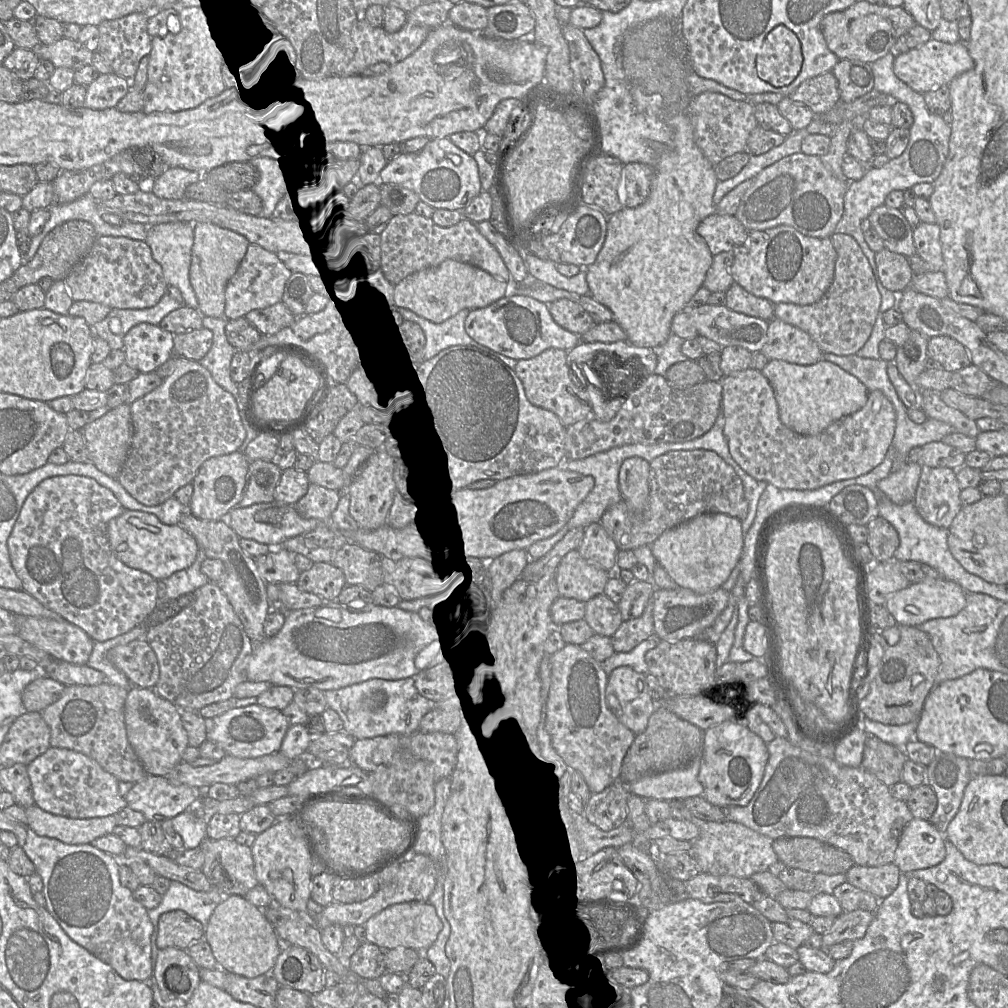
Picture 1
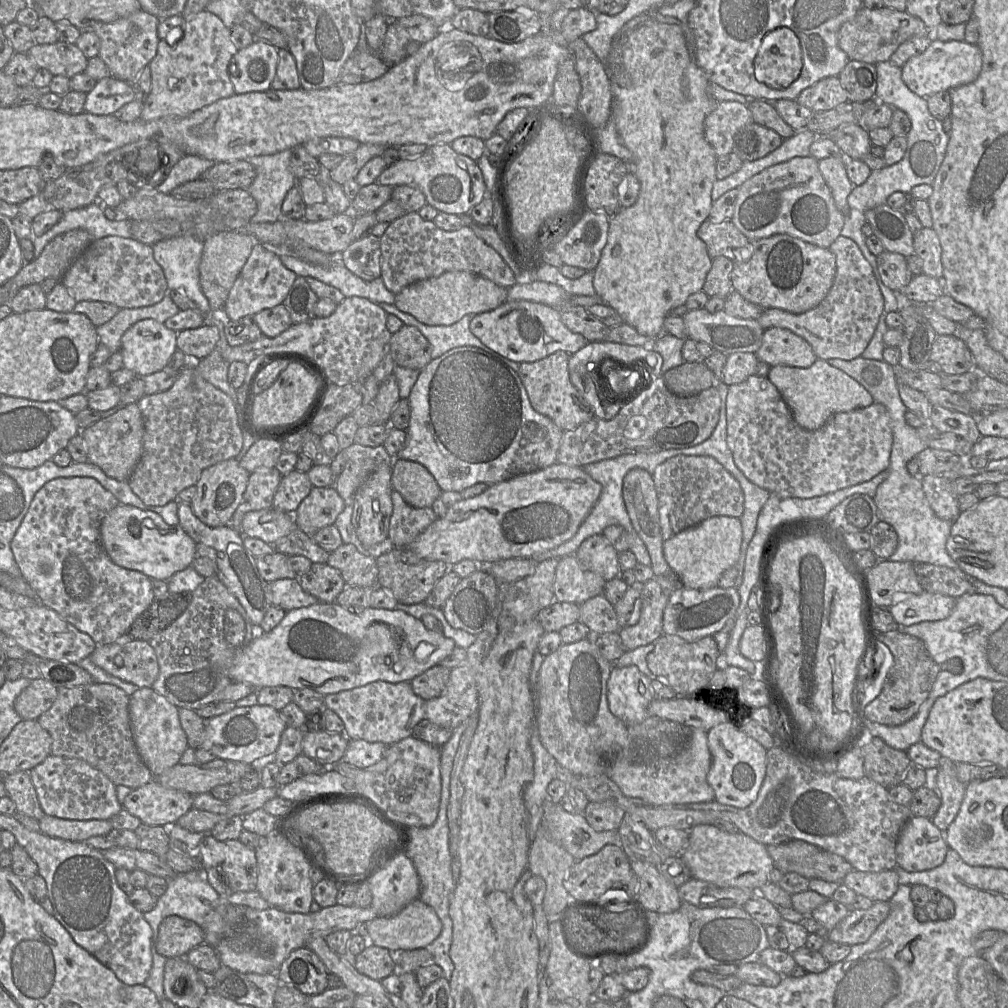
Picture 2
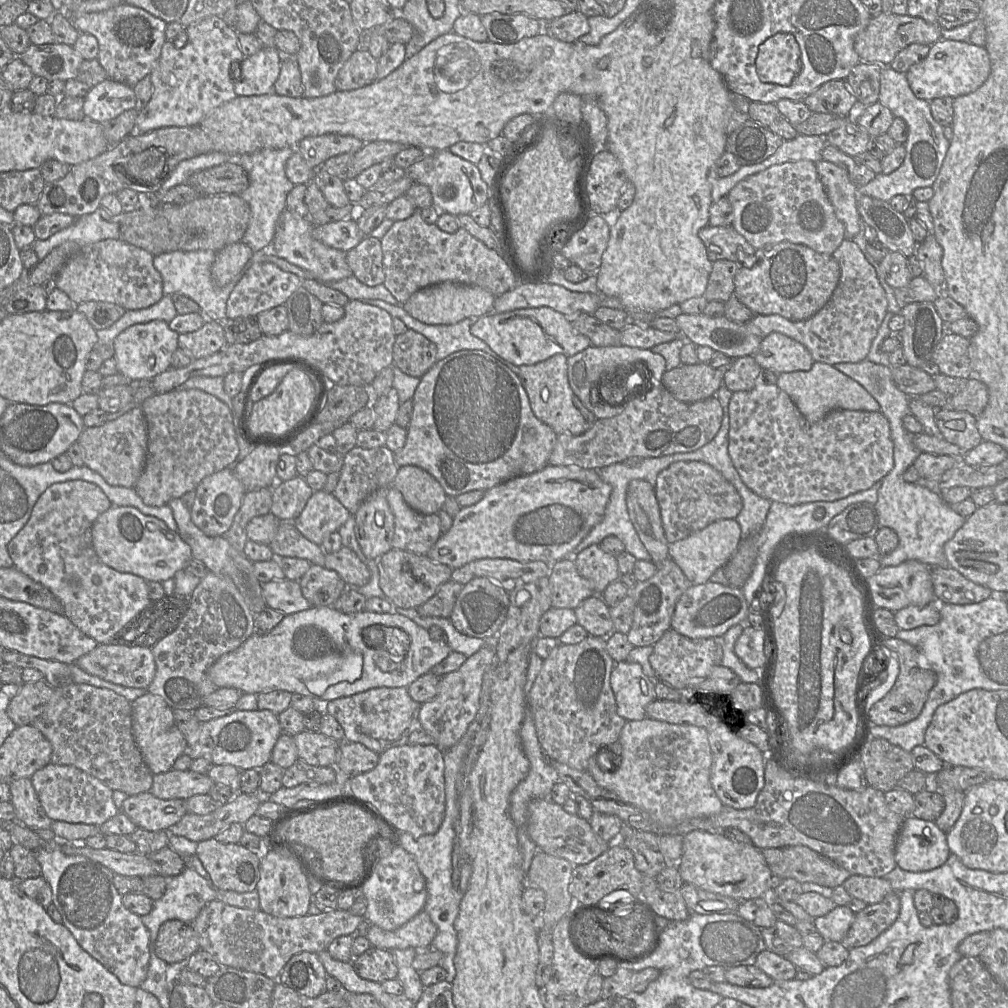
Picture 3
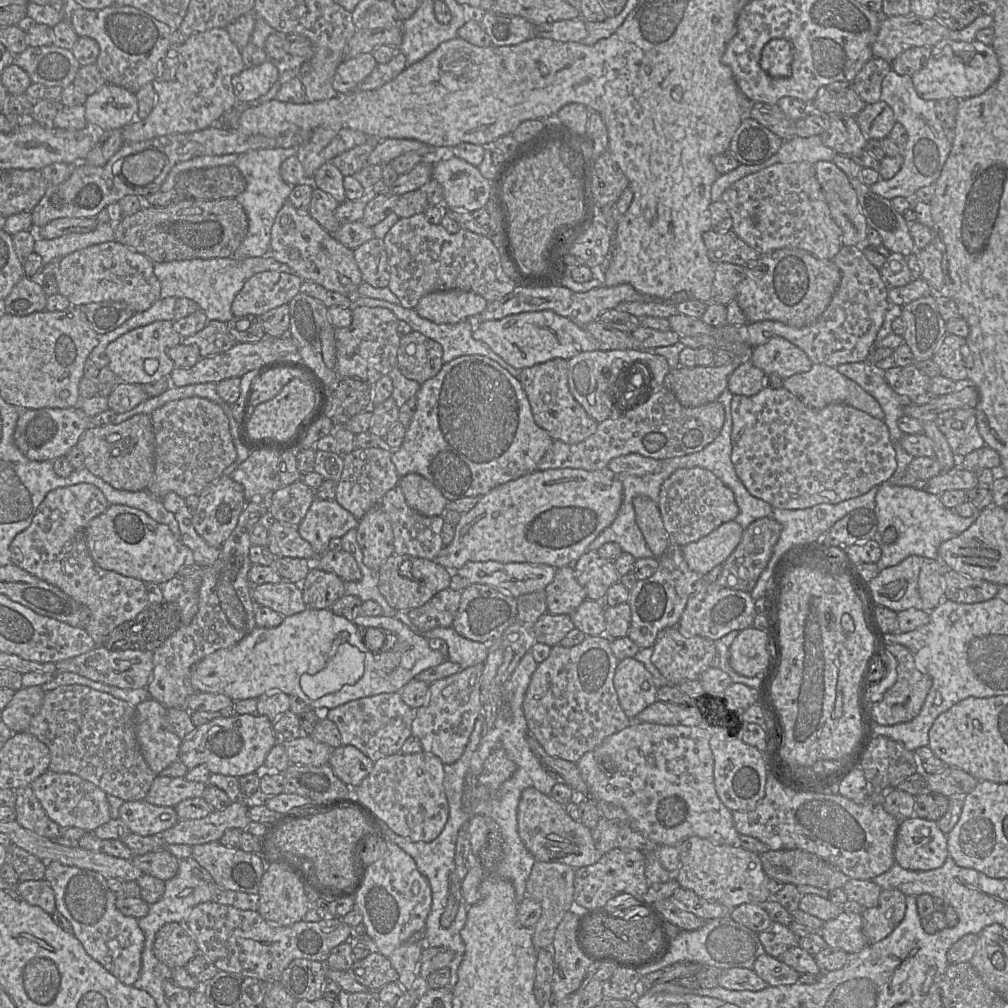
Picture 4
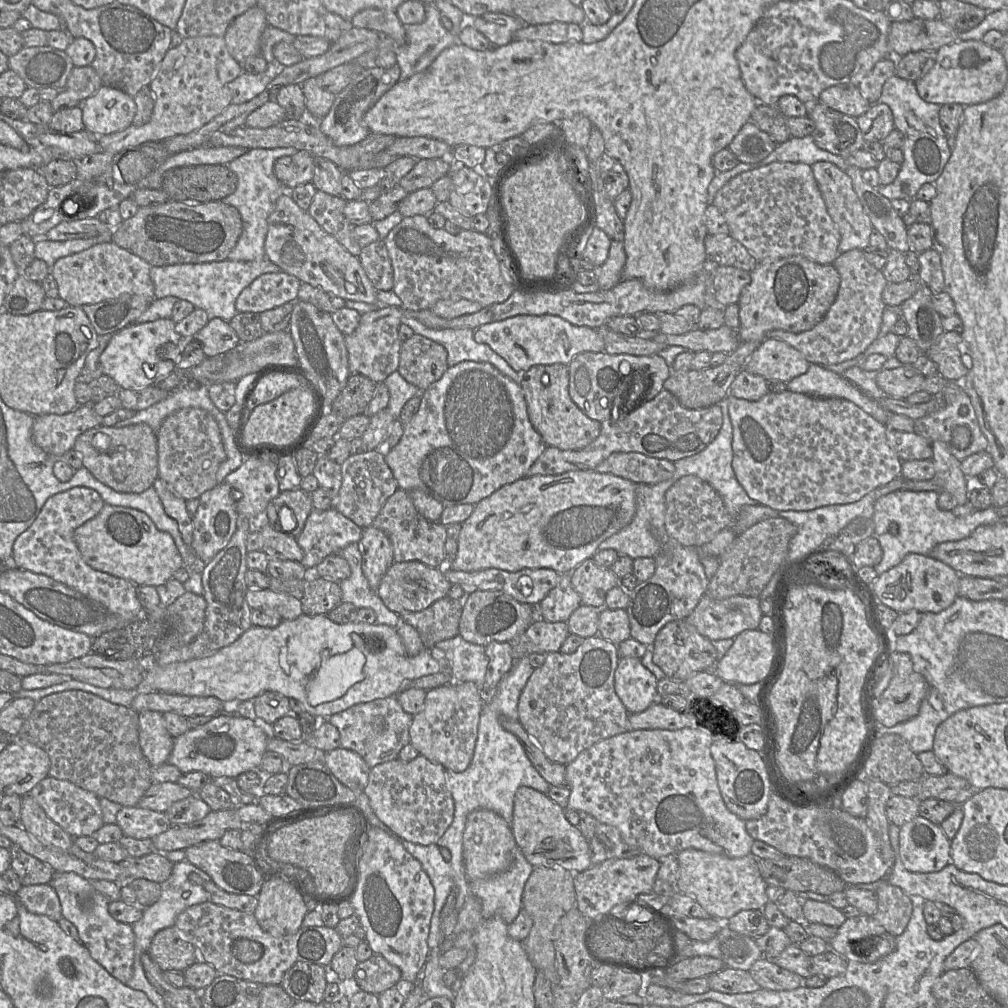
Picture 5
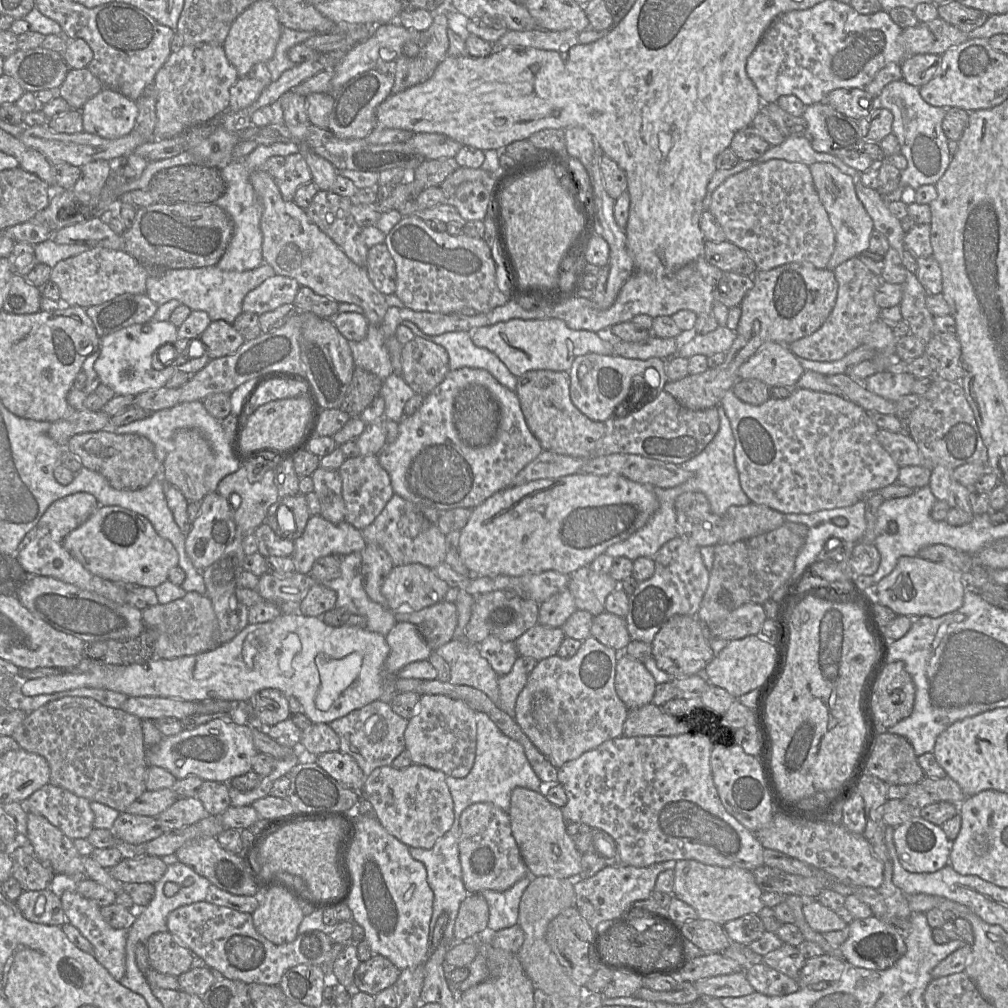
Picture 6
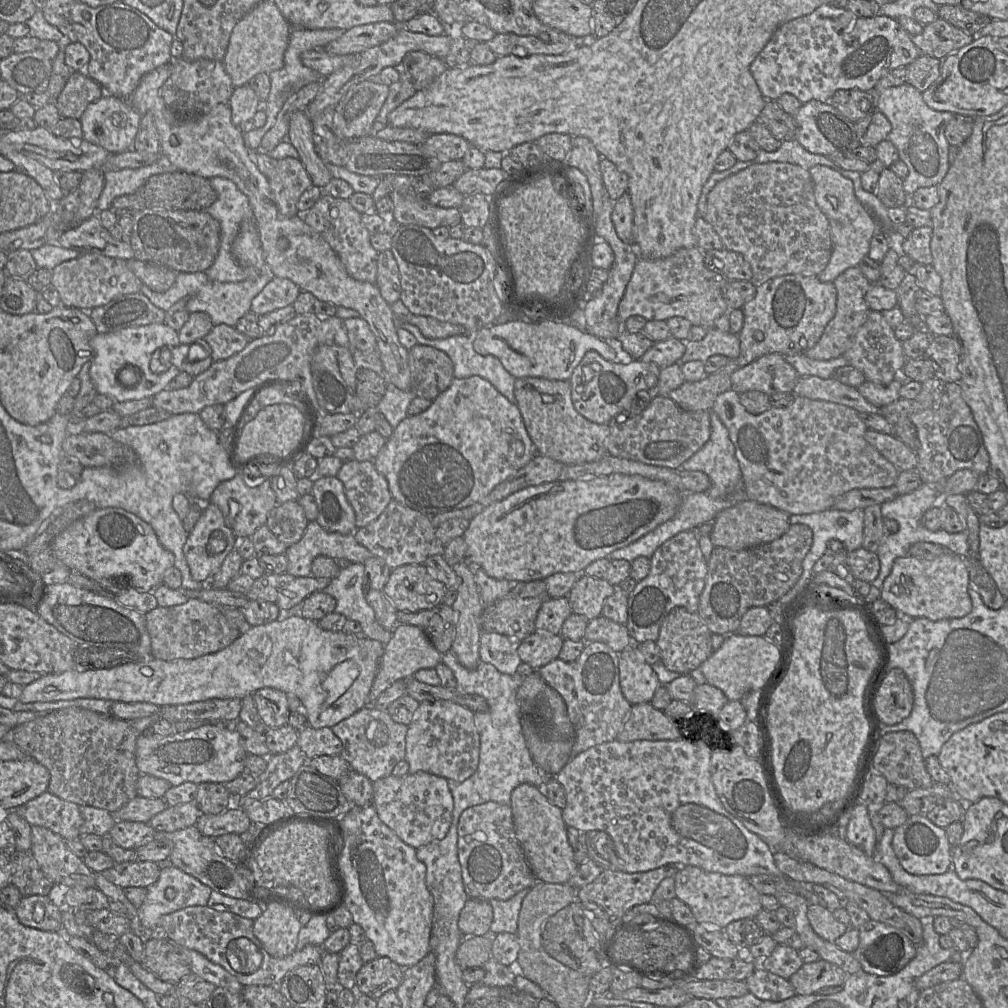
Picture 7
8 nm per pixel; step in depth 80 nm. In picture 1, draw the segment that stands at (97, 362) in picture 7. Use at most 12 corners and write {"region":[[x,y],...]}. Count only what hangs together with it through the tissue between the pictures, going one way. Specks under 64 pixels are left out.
{"region":[[142,322],[124,336],[125,363],[154,372],[173,355],[173,334]]}

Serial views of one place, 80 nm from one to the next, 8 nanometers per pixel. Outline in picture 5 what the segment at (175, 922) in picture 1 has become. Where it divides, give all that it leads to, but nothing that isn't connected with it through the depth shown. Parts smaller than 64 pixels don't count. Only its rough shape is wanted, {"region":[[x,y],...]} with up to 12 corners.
{"region":[[175,925],[155,934],[148,953],[162,971],[201,960]]}

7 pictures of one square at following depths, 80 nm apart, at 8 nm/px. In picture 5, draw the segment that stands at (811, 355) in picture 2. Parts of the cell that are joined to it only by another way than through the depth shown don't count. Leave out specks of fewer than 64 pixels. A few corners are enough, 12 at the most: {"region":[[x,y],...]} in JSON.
{"region":[[766,338],[745,369],[788,383],[810,363],[784,341]]}

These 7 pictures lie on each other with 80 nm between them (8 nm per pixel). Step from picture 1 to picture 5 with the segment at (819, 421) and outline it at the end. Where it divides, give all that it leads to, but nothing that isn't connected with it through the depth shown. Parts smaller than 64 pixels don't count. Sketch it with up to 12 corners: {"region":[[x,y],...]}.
{"region":[[820,364],[787,390],[853,402],[880,423],[892,413],[843,375]]}

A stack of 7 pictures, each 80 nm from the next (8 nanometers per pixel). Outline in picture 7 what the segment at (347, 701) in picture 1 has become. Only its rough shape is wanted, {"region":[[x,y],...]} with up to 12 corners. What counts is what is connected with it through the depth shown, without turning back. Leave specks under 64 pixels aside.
{"region":[[365,706],[331,729],[372,782],[405,759],[408,726]]}

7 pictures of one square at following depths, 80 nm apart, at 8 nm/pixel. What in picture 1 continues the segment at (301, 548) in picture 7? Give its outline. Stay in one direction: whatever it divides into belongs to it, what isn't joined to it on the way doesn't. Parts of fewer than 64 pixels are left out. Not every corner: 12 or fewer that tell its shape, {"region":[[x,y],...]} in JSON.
{"region":[[310,483],[294,506],[303,518],[330,520],[341,493]]}

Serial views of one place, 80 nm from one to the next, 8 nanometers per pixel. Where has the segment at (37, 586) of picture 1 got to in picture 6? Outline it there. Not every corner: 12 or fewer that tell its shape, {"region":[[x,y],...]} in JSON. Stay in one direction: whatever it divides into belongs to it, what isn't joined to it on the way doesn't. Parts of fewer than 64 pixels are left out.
{"region":[[86,492],[53,502],[16,553],[49,576],[126,604],[127,586],[92,574],[63,546],[99,508]]}

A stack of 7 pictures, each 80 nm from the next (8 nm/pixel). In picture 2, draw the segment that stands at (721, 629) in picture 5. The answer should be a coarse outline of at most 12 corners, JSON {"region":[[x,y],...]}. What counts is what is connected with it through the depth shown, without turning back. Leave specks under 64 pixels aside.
{"region":[[680,586],[662,632],[686,641],[713,636],[735,615],[735,587]]}

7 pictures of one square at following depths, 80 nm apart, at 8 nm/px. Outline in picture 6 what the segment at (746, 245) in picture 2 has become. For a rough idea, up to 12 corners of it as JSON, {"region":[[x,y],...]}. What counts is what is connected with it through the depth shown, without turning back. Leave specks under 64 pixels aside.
{"region":[[727,240],[705,241],[704,258],[722,272],[753,276],[749,254]]}

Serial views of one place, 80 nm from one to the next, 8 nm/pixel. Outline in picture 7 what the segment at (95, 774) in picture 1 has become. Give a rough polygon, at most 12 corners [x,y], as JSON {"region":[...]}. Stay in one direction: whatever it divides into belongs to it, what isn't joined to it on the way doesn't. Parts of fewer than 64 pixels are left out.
{"region":[[49,790],[15,811],[30,825],[80,839],[80,805]]}

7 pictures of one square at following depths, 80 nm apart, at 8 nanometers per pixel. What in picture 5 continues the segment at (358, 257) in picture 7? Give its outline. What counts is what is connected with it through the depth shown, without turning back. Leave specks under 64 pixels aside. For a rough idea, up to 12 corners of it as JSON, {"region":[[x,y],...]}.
{"region":[[317,190],[308,209],[320,227],[359,257],[347,201]]}

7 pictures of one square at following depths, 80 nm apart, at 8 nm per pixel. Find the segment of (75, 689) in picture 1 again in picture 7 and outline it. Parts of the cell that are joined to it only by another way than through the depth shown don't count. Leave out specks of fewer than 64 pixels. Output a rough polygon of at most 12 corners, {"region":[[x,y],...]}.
{"region":[[71,707],[1,739],[50,793],[114,814],[138,795],[139,735]]}

